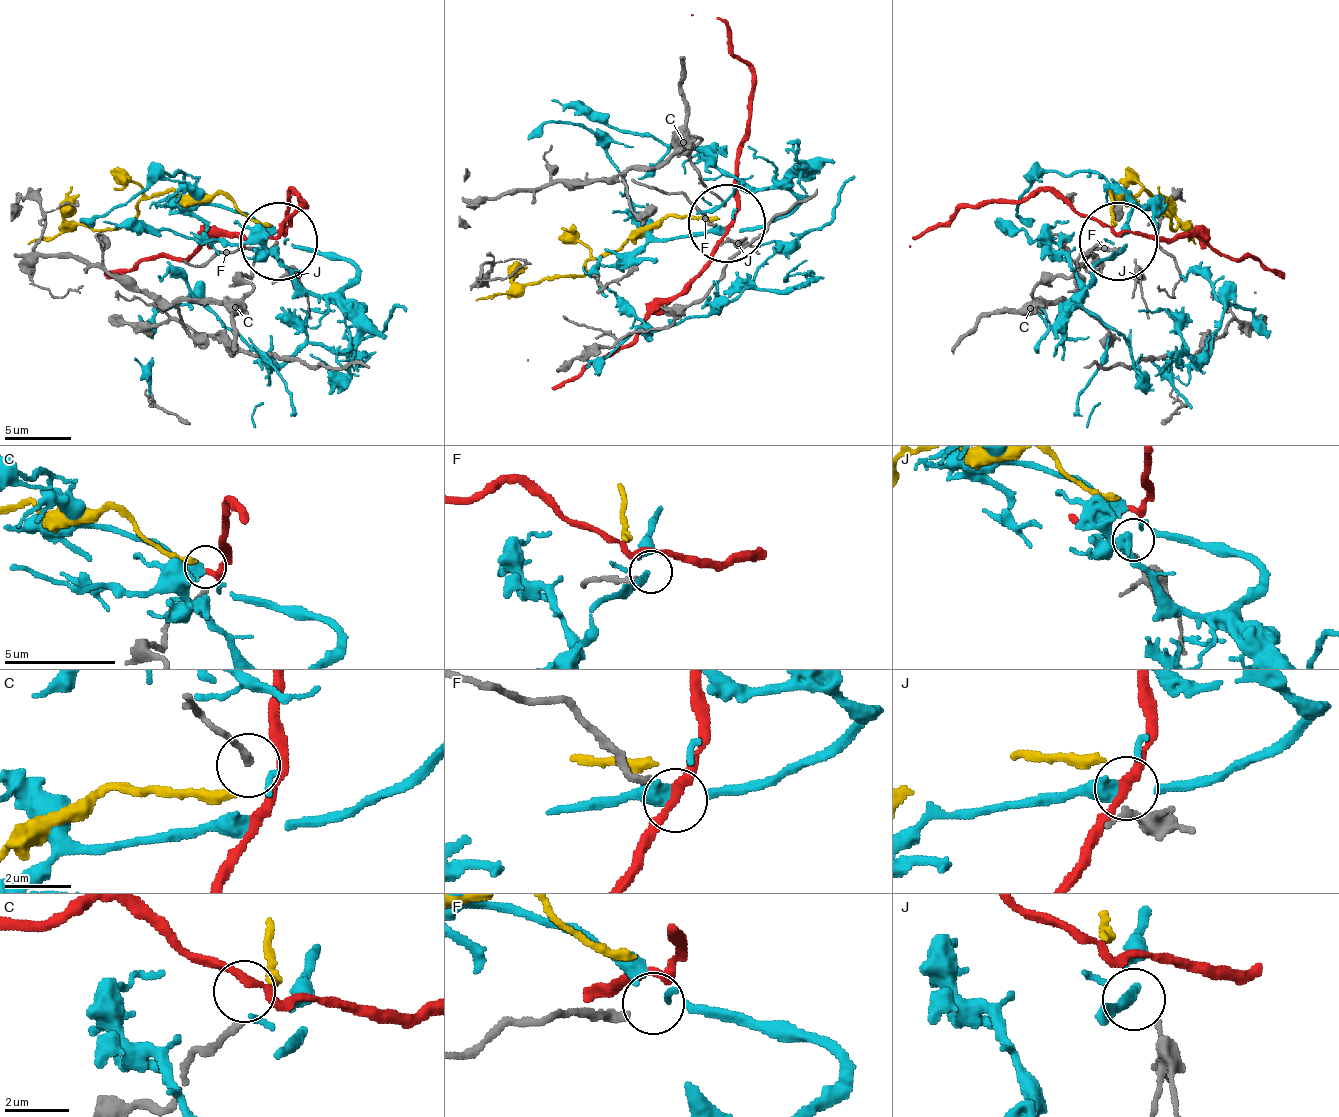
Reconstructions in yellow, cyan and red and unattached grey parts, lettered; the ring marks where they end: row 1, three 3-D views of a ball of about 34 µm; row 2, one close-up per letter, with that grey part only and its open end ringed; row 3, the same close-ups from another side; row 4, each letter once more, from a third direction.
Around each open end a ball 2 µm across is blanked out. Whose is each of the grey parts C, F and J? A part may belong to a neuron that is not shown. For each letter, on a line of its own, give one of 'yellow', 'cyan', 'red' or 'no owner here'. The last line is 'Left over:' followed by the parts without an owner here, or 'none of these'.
C: yellow
F: no owner here
J: cyan
Left over: F

